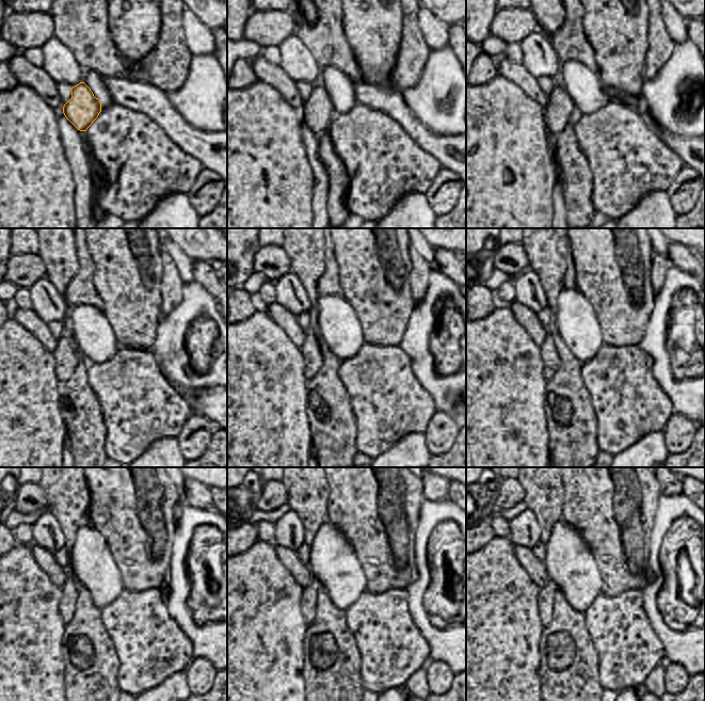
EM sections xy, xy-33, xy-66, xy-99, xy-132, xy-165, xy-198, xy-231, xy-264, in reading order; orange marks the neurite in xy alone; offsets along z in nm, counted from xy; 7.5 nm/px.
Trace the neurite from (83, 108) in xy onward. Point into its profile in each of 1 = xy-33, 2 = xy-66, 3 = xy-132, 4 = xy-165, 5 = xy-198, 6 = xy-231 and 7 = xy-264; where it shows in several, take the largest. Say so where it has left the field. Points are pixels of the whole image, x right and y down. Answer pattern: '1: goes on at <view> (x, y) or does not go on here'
1: goes on at xy-33 (318, 112)
2: goes on at xy-66 (561, 107)
3: goes on at xy-132 (311, 350)
4: goes on at xy-165 (549, 353)
5: goes on at xy-198 (69, 596)
6: goes on at xy-231 (309, 596)
7: goes on at xy-264 (547, 595)

